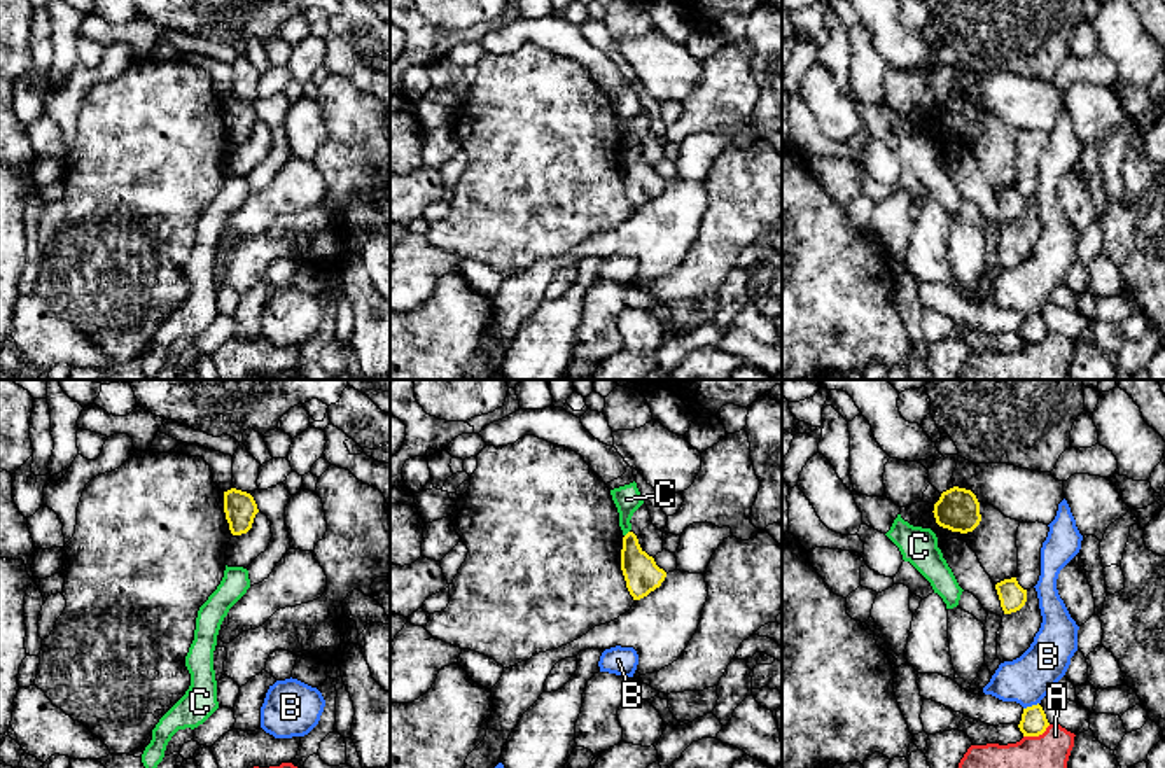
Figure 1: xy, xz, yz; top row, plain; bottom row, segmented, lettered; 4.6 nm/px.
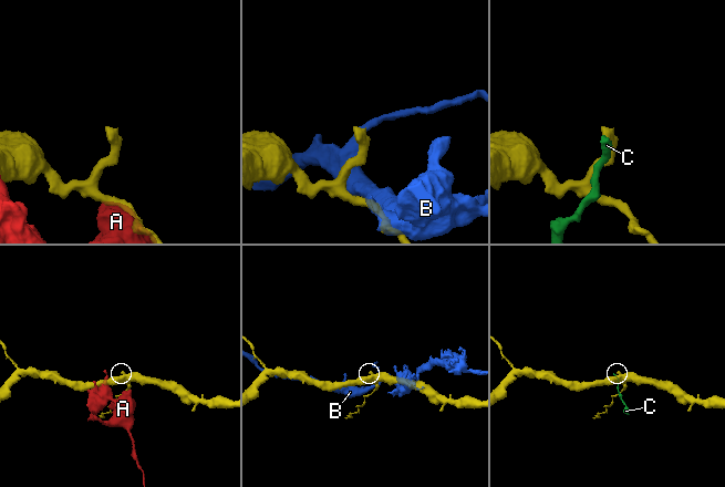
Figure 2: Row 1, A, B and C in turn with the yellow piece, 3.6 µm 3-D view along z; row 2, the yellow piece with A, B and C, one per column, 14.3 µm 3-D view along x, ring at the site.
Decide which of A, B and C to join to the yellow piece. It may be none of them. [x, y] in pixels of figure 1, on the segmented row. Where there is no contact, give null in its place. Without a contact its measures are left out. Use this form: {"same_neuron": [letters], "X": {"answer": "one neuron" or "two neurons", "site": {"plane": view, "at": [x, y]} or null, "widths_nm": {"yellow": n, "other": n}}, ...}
{"same_neuron": [], "A": {"answer": "two neurons", "site": {"plane": "yz", "at": [1036, 735]}, "widths_nm": {"yellow": 120, "other": 170}}, "B": {"answer": "two neurons", "site": {"plane": "yz", "at": [1032, 705]}, "widths_nm": {"yellow": 120, "other": 220}}, "C": {"answer": "two neurons", "site": {"plane": "xz", "at": [627, 534]}, "widths_nm": {"yellow": 160, "other": 120}}}

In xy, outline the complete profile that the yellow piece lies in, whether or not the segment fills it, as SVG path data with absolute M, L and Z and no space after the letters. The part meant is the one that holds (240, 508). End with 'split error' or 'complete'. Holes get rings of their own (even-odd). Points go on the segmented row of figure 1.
M231 488L224 492L224 513L233 535L247 534L259 513L254 497L247 492Z; complete

